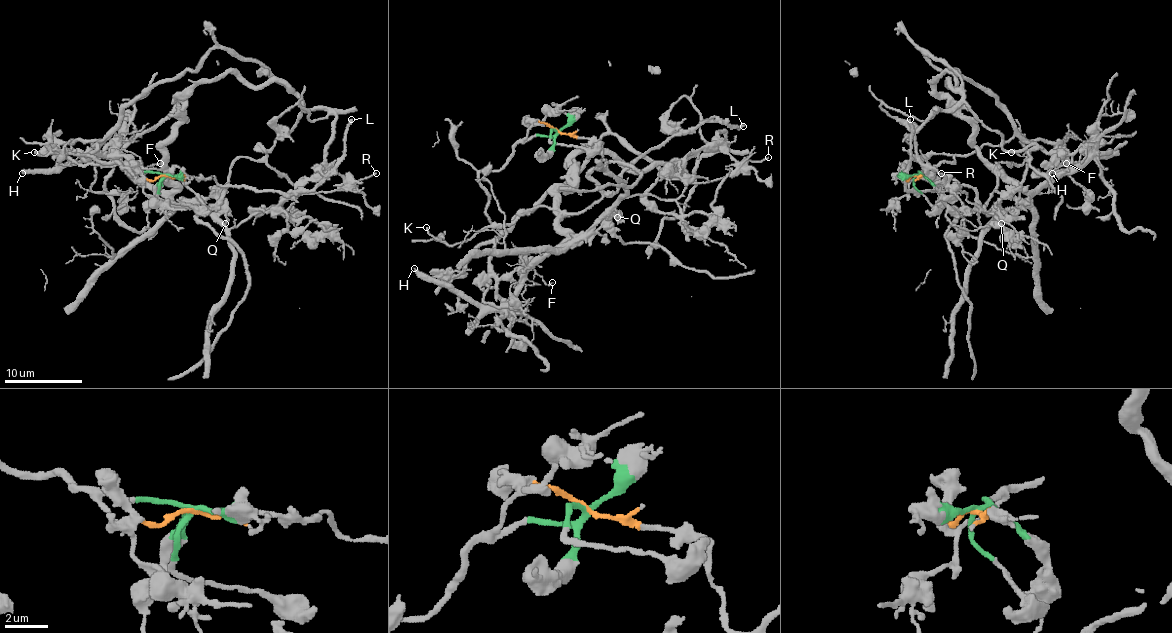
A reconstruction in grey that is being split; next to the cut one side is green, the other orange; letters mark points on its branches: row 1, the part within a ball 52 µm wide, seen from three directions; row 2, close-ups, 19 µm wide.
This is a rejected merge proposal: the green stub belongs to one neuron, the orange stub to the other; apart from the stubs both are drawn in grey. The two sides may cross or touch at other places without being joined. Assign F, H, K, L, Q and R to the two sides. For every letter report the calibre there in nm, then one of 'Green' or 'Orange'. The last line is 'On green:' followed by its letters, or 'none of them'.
F: Thickness 130 nm. Green
H: Thickness 380 nm. Green
K: Thickness 180 nm. Orange
L: Thickness 260 nm. Orange
Q: Thickness 240 nm. Green
R: Thickness 150 nm. Green
On green: F, H, Q, R

